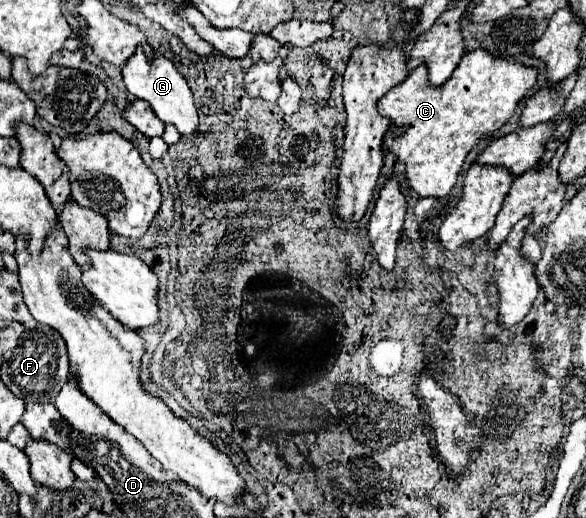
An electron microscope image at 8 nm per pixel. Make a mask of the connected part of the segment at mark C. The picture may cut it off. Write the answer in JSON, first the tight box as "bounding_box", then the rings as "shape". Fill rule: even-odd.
{"bounding_box":[378,50,536,198],"shape":[[[484,50],[464,54],[450,80],[442,86],[430,86],[426,66],[418,66],[402,84],[378,100],[378,112],[392,122],[382,140],[382,150],[404,164],[408,186],[420,198],[446,198],[458,180],[468,152],[508,122],[534,82],[536,68],[496,58]]]}

